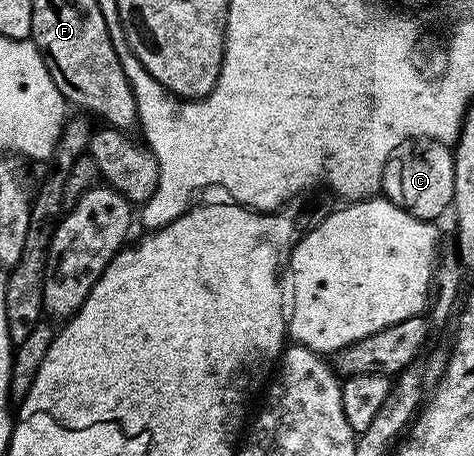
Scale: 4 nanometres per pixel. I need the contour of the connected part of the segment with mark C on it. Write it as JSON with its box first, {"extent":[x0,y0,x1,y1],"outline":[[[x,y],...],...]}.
{"extent":[381,140,455,222],"outline":[[[417,140],[398,146],[385,163],[381,192],[396,206],[412,213],[418,220],[435,222],[453,206],[455,195],[455,161],[446,143]]]}

